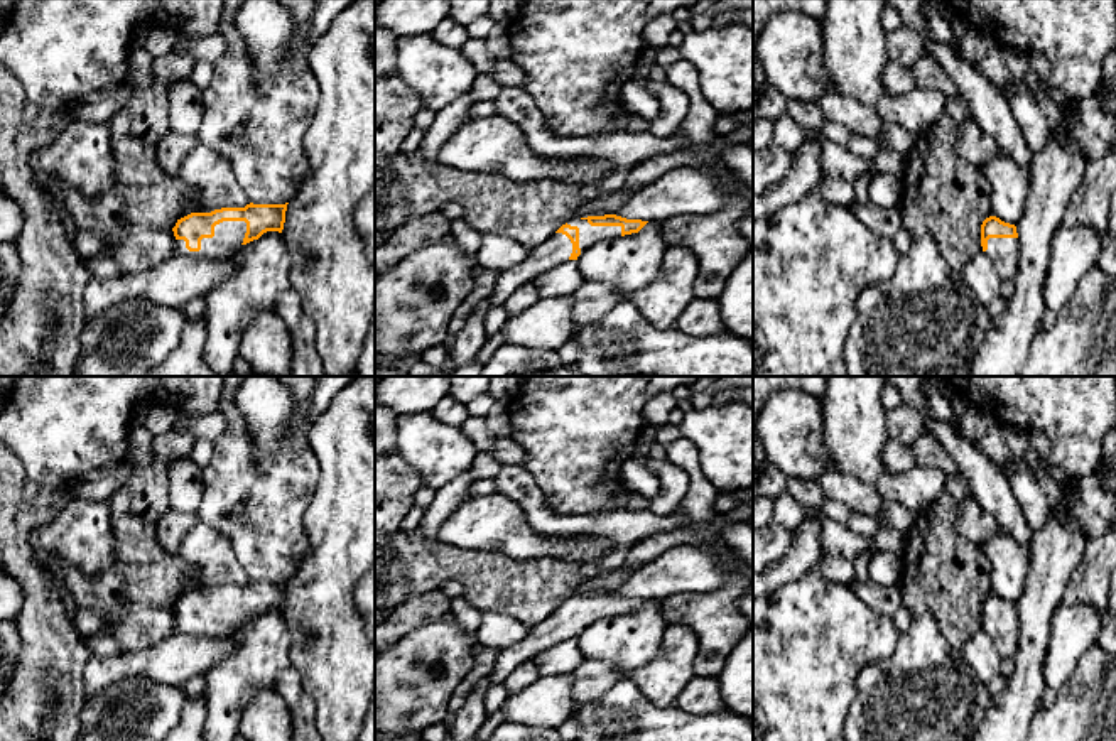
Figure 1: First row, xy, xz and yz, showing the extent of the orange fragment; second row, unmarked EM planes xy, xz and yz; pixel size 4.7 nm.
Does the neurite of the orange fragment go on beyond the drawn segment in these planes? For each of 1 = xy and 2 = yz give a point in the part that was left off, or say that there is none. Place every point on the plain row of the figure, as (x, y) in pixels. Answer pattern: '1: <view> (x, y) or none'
1: xy (228, 613)
2: yz (1005, 630)

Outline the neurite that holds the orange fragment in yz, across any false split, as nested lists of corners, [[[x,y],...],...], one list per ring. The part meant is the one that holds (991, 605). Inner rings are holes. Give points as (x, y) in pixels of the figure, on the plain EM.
[[[989,594],[981,603],[981,625],[1003,658],[1013,658],[1020,643],[1016,604]]]

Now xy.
[[[246,582],[211,591],[191,591],[172,606],[176,633],[186,636],[223,636],[267,609],[282,611],[287,582]]]

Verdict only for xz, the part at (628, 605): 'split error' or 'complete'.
split error

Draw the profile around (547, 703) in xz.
[[[571,675],[539,677],[523,690],[508,695],[503,707],[510,722],[557,729],[576,712]]]

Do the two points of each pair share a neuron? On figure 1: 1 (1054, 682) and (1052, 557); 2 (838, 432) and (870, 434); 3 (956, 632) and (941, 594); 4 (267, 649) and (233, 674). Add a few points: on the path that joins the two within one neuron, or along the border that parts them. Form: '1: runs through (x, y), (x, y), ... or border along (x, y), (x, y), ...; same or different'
1: border along (1061, 605), (1052, 616), (1045, 655); different
2: runs through (846, 432), (861, 434); same
3: runs through (956, 623), (956, 610), (949, 603); same
4: runs through (259, 657), (242, 674); same

